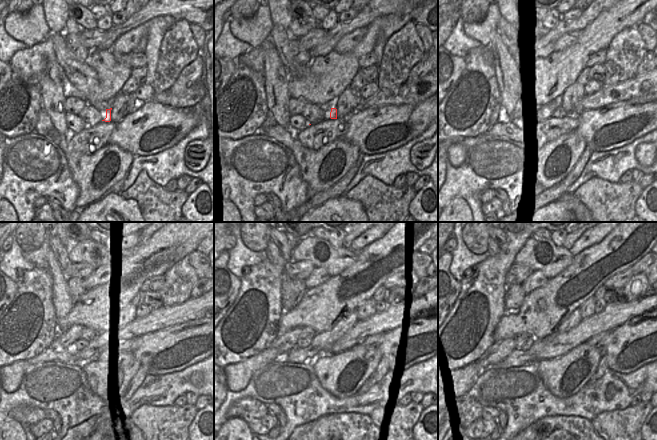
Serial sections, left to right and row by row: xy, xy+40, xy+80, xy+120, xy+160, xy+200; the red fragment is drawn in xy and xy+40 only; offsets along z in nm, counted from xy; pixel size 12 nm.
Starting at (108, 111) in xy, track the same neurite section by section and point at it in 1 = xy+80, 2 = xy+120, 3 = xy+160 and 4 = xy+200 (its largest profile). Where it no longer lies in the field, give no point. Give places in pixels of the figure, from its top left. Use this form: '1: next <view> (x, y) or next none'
1: next xy+80 (559, 113)
2: next xy+120 (101, 338)
3: next xy+160 (321, 340)
4: next xy+200 (517, 358)

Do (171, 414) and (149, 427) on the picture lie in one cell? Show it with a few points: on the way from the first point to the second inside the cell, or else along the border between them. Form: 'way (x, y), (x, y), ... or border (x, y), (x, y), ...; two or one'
way (166, 419), (160, 425), (154, 425); one

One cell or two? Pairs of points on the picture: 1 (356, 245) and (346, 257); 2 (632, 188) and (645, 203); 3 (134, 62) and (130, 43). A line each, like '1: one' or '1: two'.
1: two
2: two
3: two

